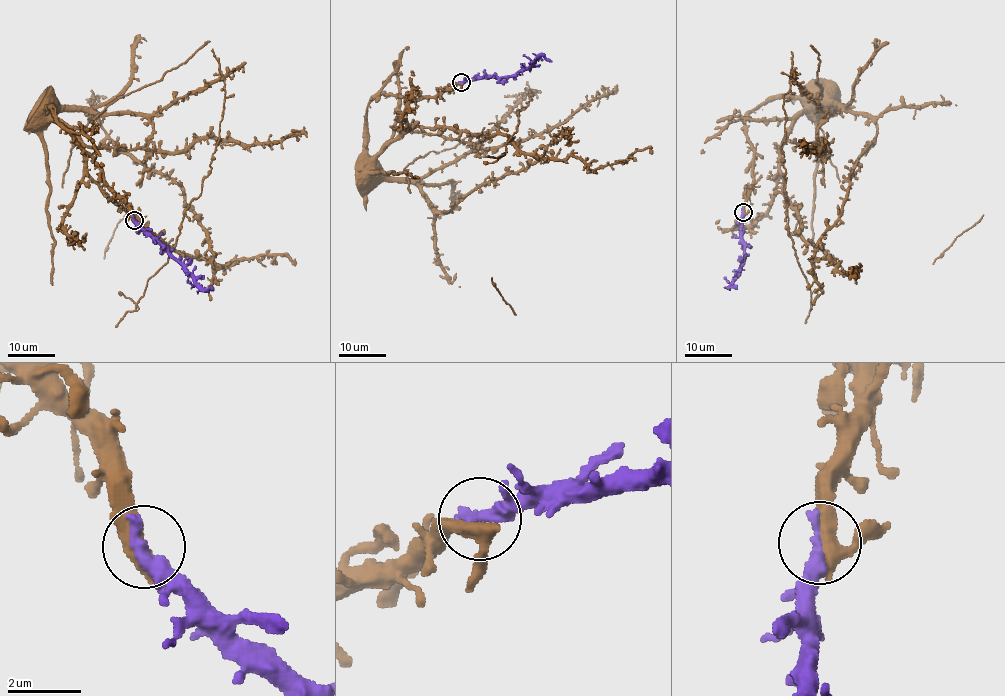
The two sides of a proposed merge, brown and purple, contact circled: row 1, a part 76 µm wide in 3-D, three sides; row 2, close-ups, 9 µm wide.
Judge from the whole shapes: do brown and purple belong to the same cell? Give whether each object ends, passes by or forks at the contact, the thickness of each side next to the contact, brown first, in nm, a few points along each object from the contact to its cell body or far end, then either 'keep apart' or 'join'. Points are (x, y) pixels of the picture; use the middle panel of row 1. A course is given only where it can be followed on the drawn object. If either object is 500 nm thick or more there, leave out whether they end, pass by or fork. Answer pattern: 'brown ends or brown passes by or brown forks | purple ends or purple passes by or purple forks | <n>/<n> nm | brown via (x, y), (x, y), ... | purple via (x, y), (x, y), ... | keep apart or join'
brown passes by | purple ends | 440/440 nm | brown via (461, 83), (380, 94), (366, 152), (391, 177), (421, 178), (530, 91), (506, 152), (486, 157) | purple via (461, 82), (513, 76), (538, 57), (545, 56), (551, 61) | join

